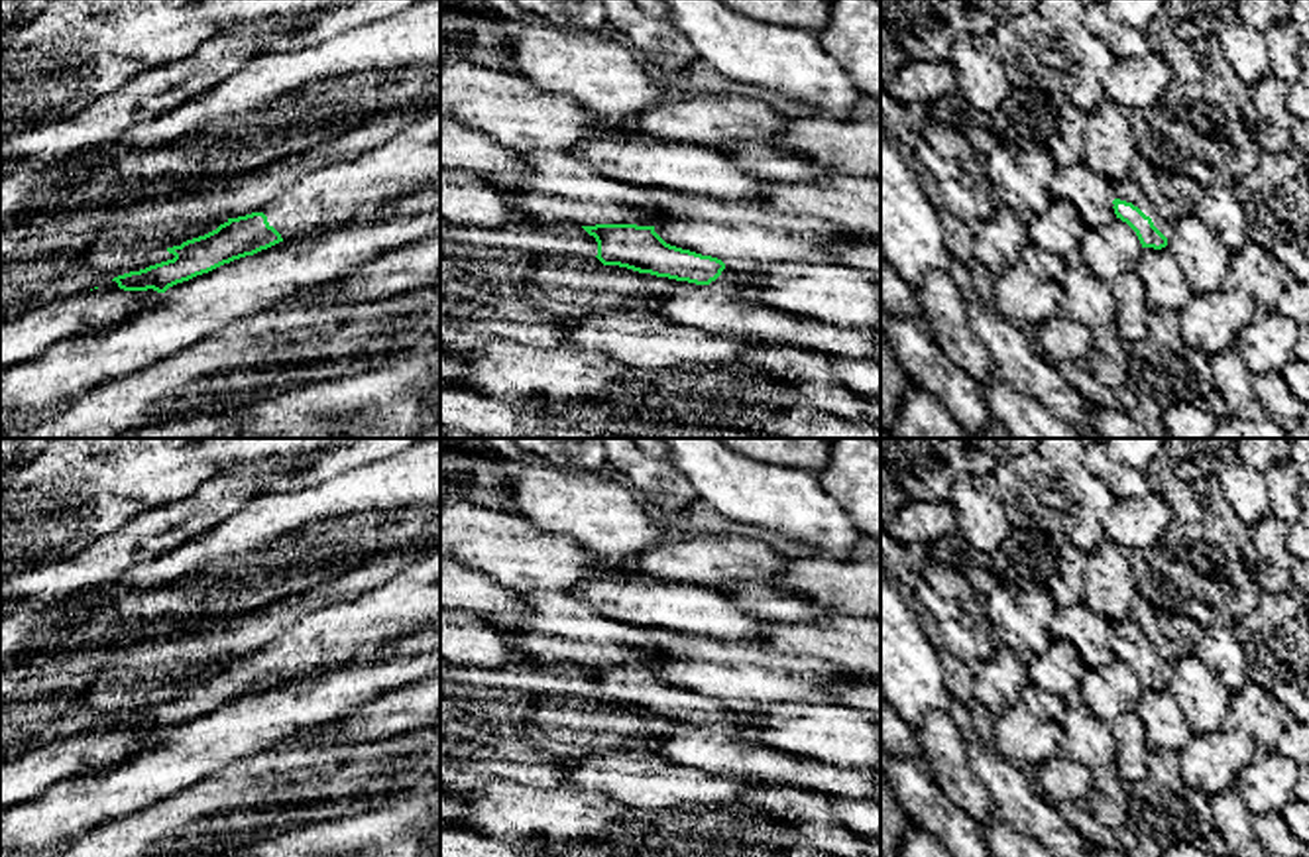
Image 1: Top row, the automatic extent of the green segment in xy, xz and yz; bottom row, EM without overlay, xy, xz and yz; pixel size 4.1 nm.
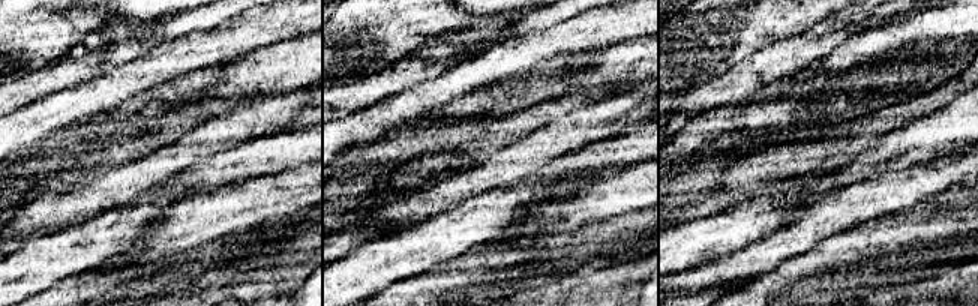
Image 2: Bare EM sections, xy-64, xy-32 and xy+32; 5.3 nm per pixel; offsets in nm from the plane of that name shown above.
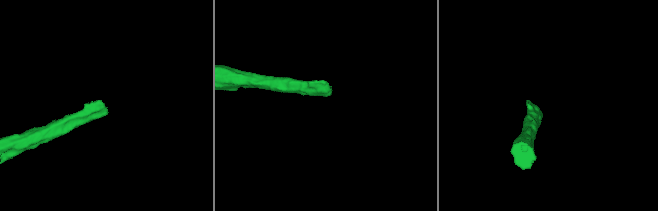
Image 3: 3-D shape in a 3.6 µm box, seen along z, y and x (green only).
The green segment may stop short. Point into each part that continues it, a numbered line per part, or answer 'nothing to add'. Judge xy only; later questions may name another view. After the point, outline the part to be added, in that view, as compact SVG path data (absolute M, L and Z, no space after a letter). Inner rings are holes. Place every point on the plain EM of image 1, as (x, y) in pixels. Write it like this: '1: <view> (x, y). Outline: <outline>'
1: xy (342, 633). Outline: M440 548L356 600L303 615L263 655L283 680L318 676L434 625L440 625Z

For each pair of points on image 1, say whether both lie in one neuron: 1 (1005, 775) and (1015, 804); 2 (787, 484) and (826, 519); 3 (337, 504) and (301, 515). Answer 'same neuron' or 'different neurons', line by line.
1: same neuron
2: same neuron
3: same neuron

